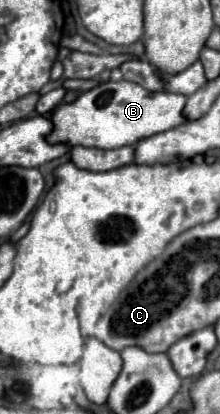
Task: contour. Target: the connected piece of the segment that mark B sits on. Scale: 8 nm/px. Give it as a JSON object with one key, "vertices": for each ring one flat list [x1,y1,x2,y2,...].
{"vertices":[[108,81,102,83,80,97,74,103,62,103,54,109,52,121,54,131,50,133,50,143,68,143,70,147,98,147,98,149,118,149,124,145,134,145,140,139,152,137,166,129,178,127,186,121,182,109,186,105,186,95,168,91,148,91,130,81]]}

